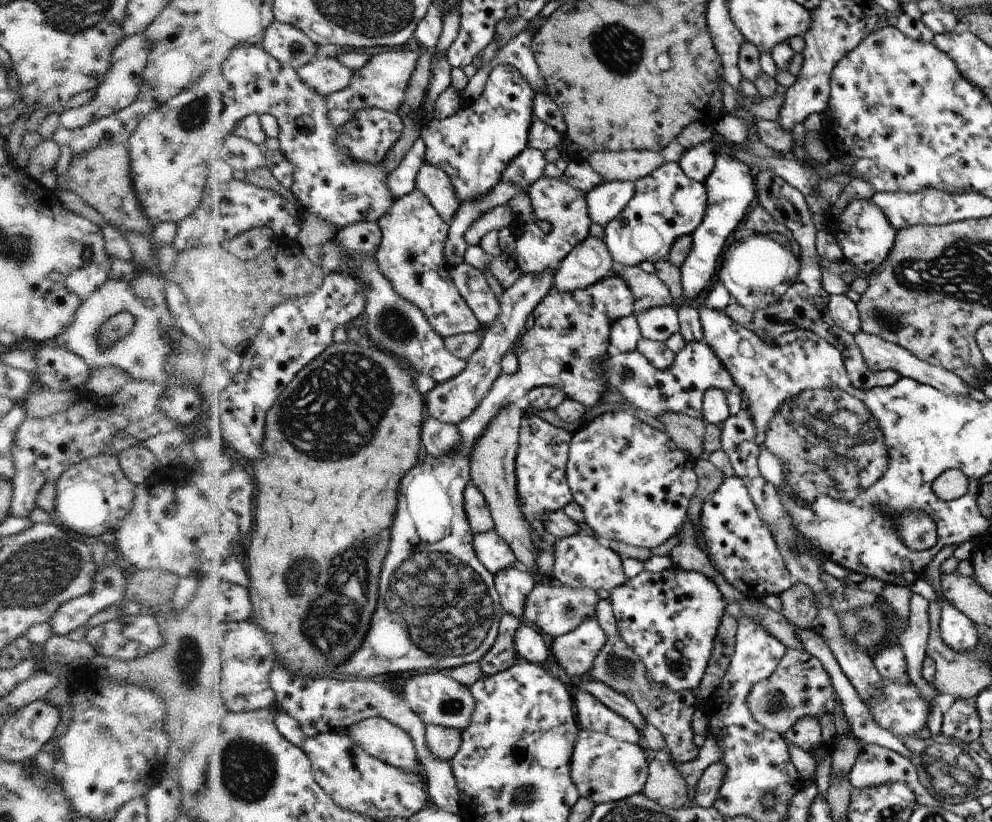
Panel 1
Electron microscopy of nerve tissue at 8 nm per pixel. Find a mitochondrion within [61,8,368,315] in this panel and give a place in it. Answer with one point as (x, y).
(194, 115)

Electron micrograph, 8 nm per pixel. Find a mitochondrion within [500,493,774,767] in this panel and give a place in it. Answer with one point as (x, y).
(620, 668)

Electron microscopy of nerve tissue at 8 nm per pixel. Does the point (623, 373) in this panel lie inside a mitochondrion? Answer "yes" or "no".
yes

